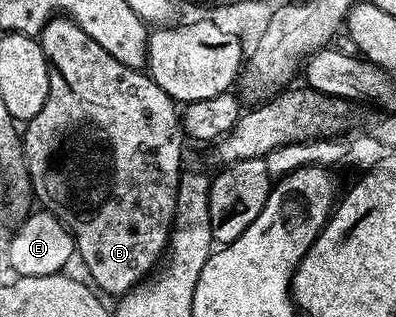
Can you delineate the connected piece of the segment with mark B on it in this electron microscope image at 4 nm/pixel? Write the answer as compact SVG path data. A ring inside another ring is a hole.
M69 17L49 19L41 33L40 42L42 51L46 54L46 62L50 64L51 69L50 92L48 93L48 101L44 101L44 109L40 109L40 113L36 113L36 117L29 120L25 124L26 131L24 127L21 132L22 153L26 156L26 168L30 174L32 195L37 202L38 199L42 202L39 204L45 205L53 211L55 217L69 229L70 234L74 237L74 249L77 258L79 260L82 258L87 273L94 278L95 284L93 283L93 286L99 292L107 291L108 294L114 295L113 297L121 297L143 282L159 266L160 260L166 254L170 233L174 225L178 176L184 170L184 164L182 164L184 132L180 118L180 107L170 98L168 93L164 93L164 89L160 89L160 85L156 85L156 81L150 78L145 70L129 67L116 61L116 57L112 57L112 53L108 53L108 49L96 45L96 41L92 41L92 37L88 37L88 33L84 33L84 29L80 29L78 24Z

